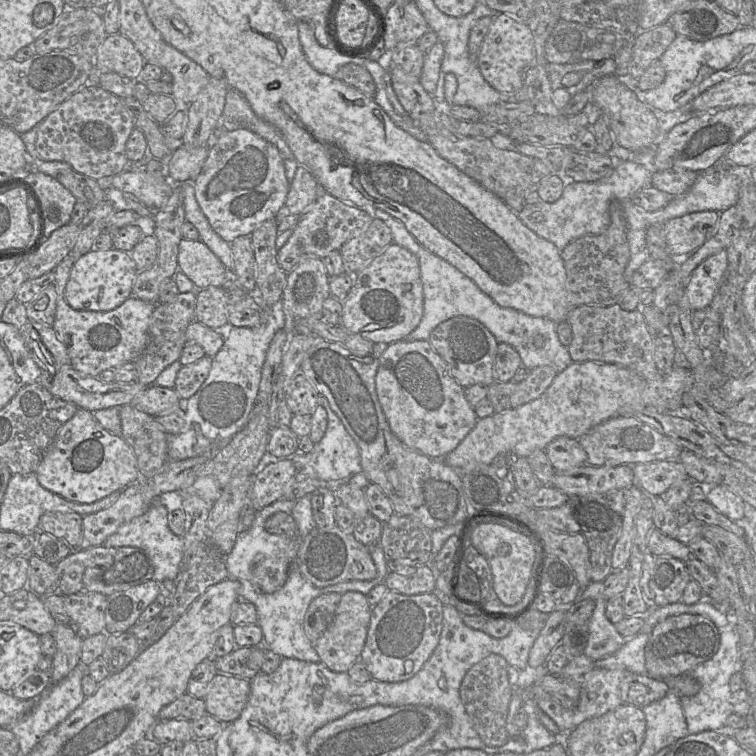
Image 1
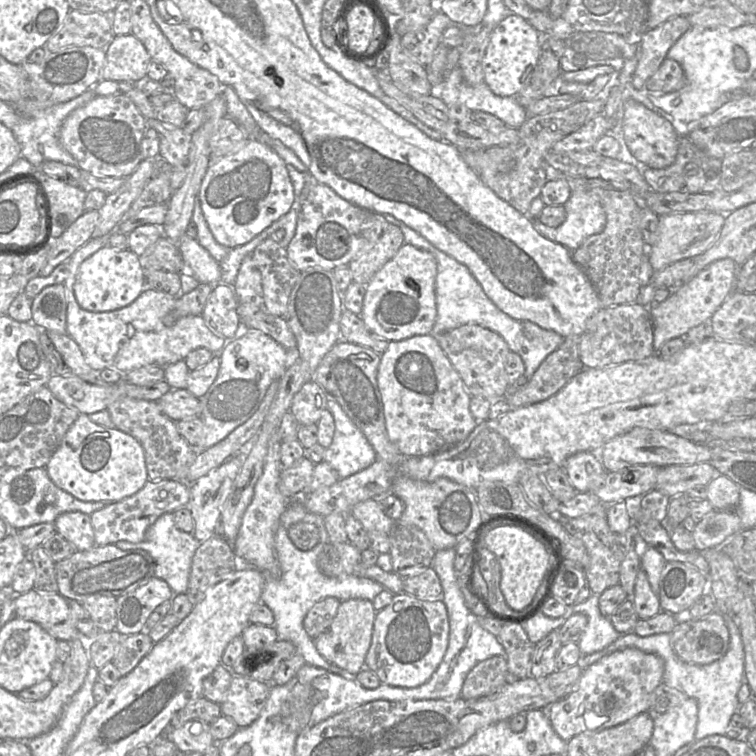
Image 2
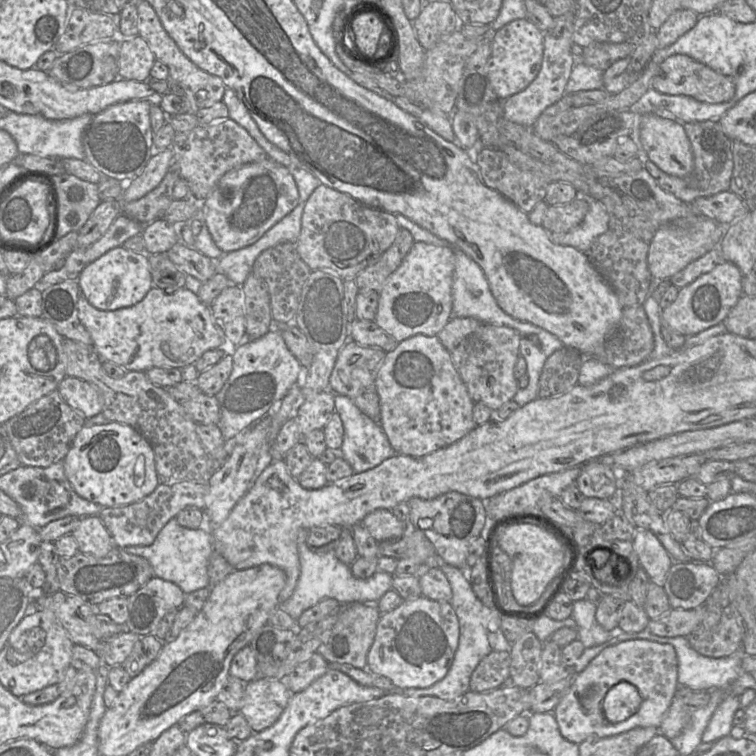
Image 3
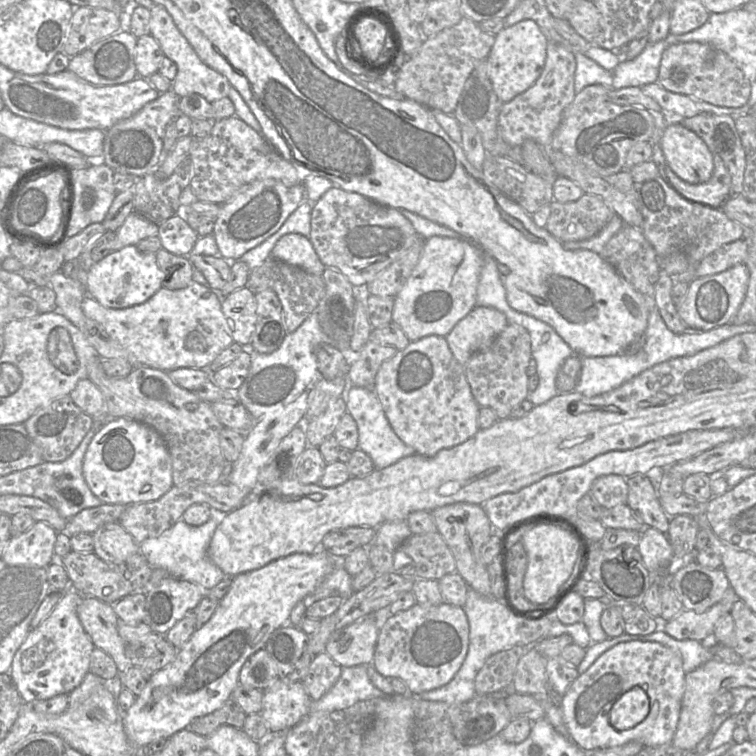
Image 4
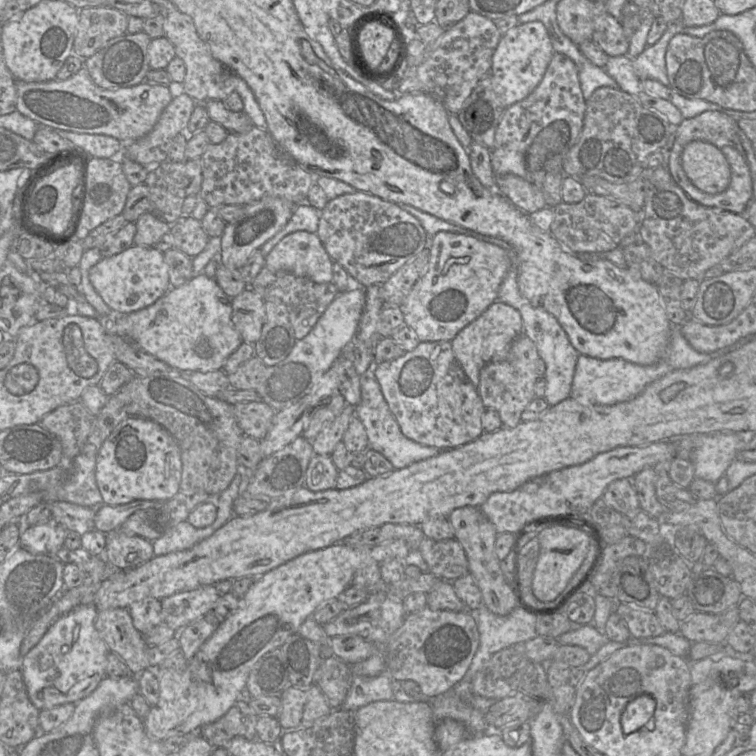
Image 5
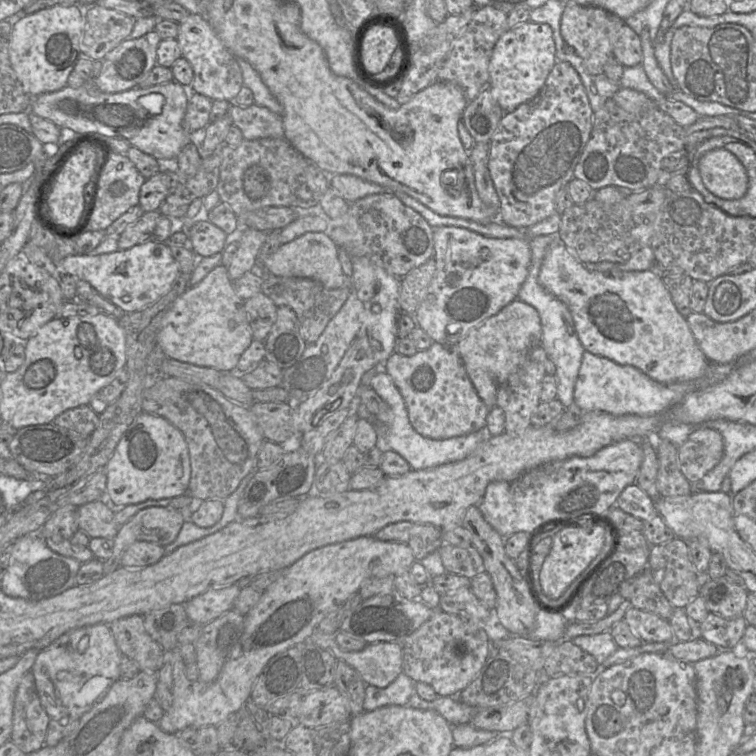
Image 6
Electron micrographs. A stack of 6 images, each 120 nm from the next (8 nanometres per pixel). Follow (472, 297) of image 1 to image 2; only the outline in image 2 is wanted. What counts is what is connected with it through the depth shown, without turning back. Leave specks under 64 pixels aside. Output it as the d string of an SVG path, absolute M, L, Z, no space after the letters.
M384 215L389 224L398 226L404 236L404 243L433 254L437 261L437 275L435 282L437 317L431 335L438 336L443 332L462 325L476 324L499 334L507 343L510 351L517 353L525 365L524 376L529 381L544 359L555 351L563 342L558 333L545 330L530 321L518 321L502 312L485 294L481 285L471 274L469 269L434 247L418 232L407 226L392 215Z

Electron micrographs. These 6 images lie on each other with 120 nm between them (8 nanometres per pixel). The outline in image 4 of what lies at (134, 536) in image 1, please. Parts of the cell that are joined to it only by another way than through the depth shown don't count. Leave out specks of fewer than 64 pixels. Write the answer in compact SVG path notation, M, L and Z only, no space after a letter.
M221 513L221 519L209 519L209 521L201 526L191 526L180 519L174 524L174 526L163 532L159 537L150 538L141 542L139 545L139 553L145 557L151 567L163 569L169 576L198 584L205 589L211 589L221 581L228 578L227 575L217 565L215 565L208 556L208 548L215 529L221 522L222 518L228 514L229 513Z

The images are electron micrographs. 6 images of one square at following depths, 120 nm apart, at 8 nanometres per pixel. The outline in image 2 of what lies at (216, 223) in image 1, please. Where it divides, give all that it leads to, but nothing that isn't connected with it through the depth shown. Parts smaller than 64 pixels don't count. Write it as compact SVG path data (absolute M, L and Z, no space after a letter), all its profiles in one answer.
M249 137L240 149L209 164L199 202L214 238L229 249L250 242L292 207L297 207L285 162L266 144Z

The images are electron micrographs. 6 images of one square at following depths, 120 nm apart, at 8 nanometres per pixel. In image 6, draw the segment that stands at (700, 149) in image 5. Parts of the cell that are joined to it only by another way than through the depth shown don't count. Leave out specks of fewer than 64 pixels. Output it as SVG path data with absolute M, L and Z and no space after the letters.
M725 148L707 151L698 169L705 187L716 197L738 200L748 190L748 175L738 158Z

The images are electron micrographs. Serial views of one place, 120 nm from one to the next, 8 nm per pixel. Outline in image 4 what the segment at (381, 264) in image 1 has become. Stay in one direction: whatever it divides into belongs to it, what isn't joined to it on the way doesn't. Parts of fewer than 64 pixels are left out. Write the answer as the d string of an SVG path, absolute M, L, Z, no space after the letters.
M432 236L425 240L422 256L403 288L394 296L392 322L401 327L410 341L428 335L445 337L452 328L476 307L476 293L484 254L465 239Z

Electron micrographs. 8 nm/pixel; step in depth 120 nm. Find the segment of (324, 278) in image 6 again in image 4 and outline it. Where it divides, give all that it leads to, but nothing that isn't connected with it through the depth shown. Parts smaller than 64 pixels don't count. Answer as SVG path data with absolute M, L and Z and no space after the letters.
M298 233L285 234L275 243L271 257L322 275L326 266L321 262L308 237Z

